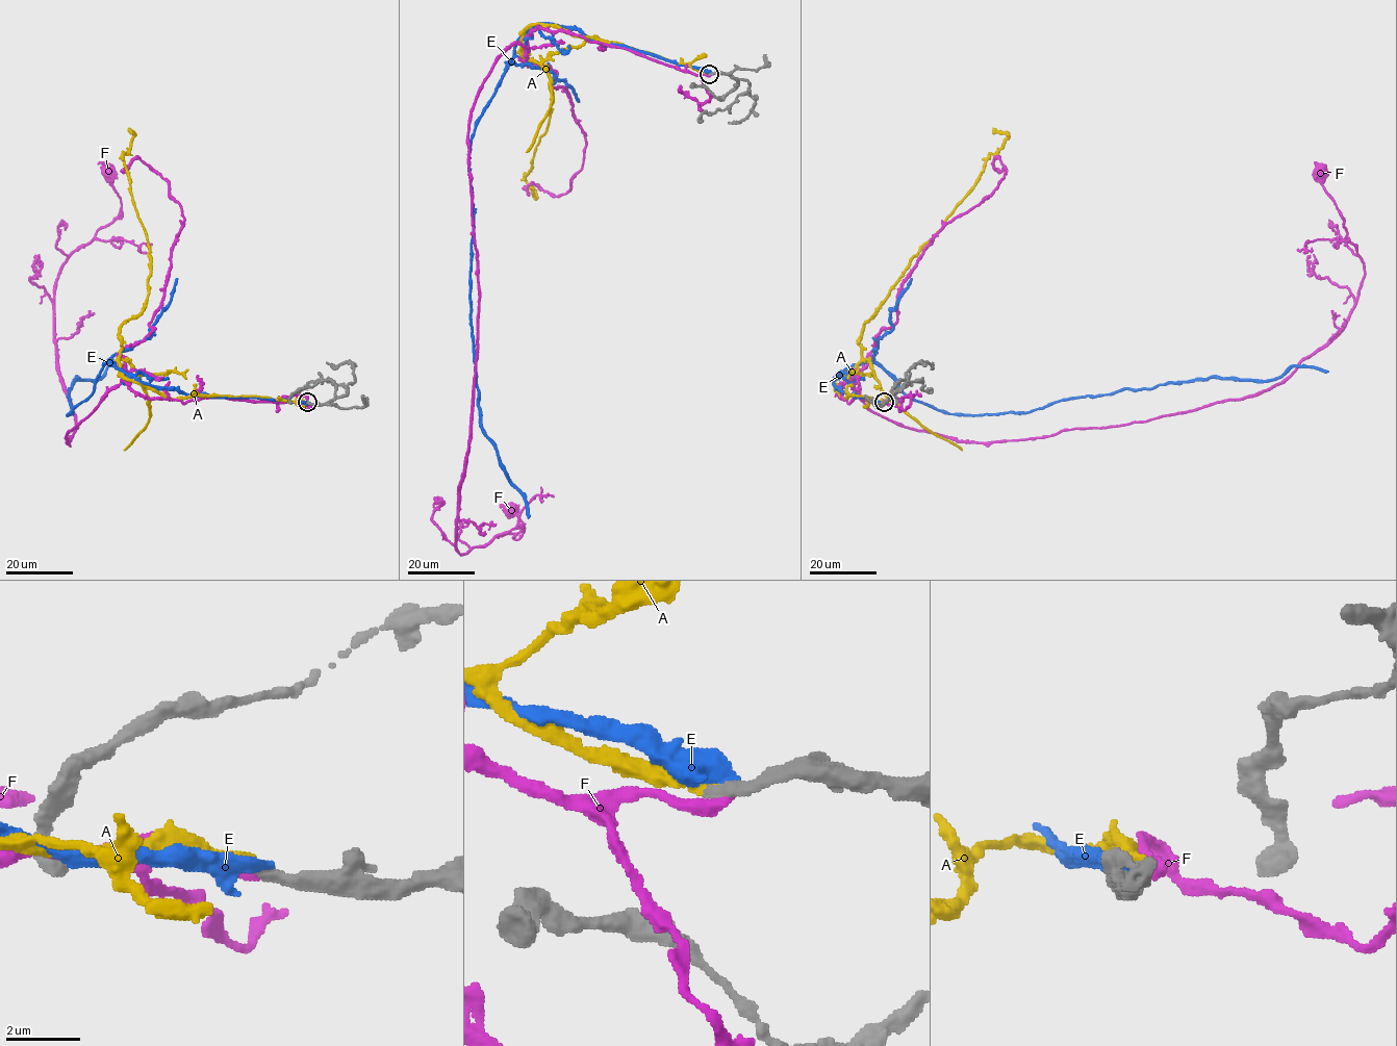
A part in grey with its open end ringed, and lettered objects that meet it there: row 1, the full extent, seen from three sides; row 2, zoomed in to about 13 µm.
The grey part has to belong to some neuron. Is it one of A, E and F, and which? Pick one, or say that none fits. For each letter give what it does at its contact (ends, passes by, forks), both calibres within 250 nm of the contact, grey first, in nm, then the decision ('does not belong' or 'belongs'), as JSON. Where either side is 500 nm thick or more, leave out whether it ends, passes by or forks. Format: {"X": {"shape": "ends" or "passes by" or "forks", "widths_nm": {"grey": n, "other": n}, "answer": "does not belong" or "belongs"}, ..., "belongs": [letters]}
{"A": {"shape": "ends", "widths_nm": {"grey": 320, "other": 300}, "answer": "belongs"}, "E": {"widths_nm": {"grey": 380, "other": 550}, "answer": "does not belong"}, "F": {"shape": "ends", "widths_nm": {"grey": 360, "other": 420}, "answer": "does not belong"}, "belongs": ["A"]}

